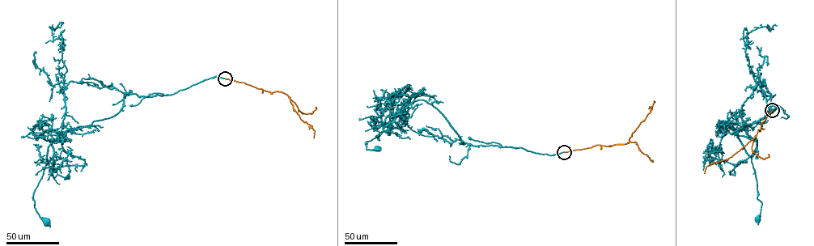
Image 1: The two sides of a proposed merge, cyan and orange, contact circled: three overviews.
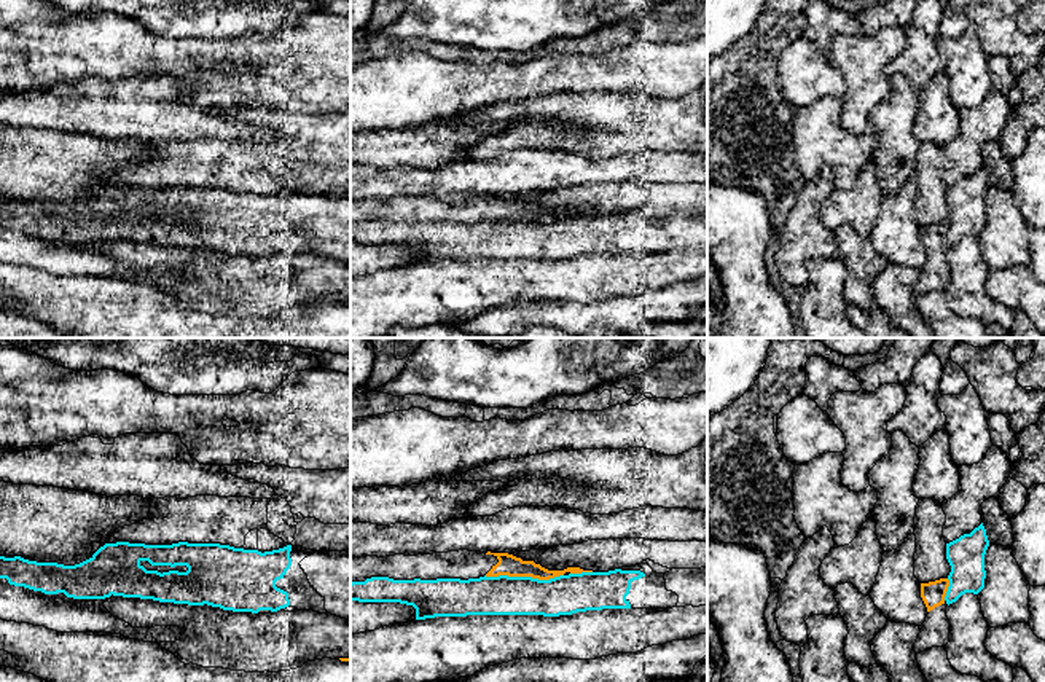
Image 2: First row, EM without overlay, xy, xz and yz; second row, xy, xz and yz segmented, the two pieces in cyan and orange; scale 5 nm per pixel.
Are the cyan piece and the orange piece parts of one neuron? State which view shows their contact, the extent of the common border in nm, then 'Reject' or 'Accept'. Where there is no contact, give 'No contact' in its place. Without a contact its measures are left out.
Touches cyan in xz. Shared border 400 nm. Reject

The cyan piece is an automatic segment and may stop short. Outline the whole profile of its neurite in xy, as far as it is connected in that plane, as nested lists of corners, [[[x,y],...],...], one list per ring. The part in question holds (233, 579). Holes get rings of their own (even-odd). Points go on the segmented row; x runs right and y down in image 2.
[[[105,543],[89,559],[64,566],[37,562],[21,556],[0,556],[0,578],[45,594],[64,593],[73,599],[113,596],[159,602],[212,606],[245,613],[271,613],[295,607],[350,620],[350,553],[312,551],[287,545],[272,551],[244,550],[220,543],[145,545]],[[140,562],[170,566],[169,572],[147,570]]]

